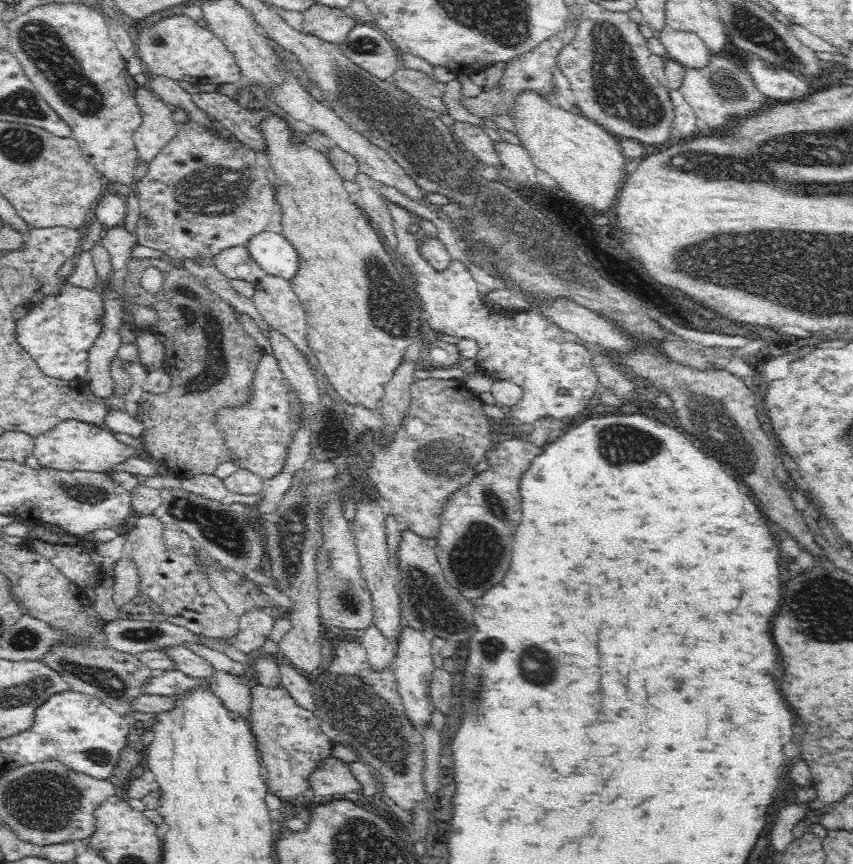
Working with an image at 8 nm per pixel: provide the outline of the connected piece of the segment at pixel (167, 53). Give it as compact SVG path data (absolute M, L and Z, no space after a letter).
M178 15L163 18L141 29L138 32L139 50L137 56L143 60L145 69L149 69L154 75L160 75L175 81L191 81L199 83L232 84L243 82L240 67L235 61L234 55L227 49L227 46L207 27L200 27L194 19L186 15Z

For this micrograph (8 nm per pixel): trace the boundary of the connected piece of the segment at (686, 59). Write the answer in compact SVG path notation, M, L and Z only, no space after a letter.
M664 29L656 35L666 47L666 57L684 68L703 69L709 63L712 52L696 33Z

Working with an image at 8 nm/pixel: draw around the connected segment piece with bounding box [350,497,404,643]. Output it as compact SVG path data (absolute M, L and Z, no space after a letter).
M364 497L357 503L355 518L352 518L350 526L352 533L354 533L354 546L358 553L361 574L372 599L372 625L378 628L386 639L396 643L404 626L402 625L400 609L400 592L397 588L397 574L390 564L390 559L388 559L386 527L384 525L386 516L380 501L373 501Z

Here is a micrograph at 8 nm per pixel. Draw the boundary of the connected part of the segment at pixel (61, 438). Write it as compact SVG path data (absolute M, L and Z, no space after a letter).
M68 418L58 422L50 430L32 437L34 455L42 467L59 471L84 471L88 473L110 472L113 466L132 457L134 449L120 443L112 433L96 424Z

